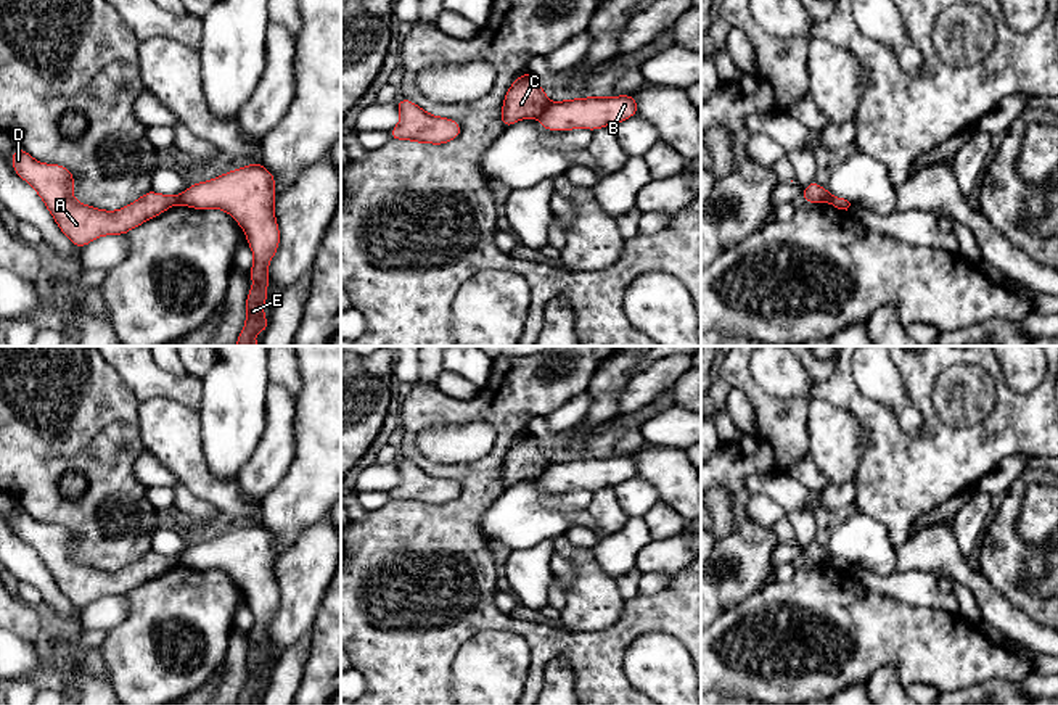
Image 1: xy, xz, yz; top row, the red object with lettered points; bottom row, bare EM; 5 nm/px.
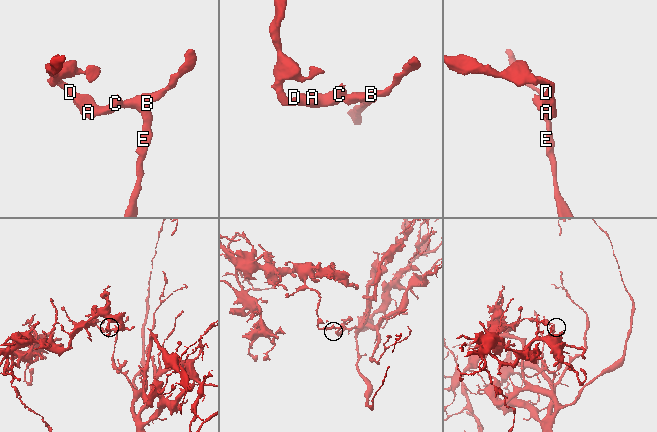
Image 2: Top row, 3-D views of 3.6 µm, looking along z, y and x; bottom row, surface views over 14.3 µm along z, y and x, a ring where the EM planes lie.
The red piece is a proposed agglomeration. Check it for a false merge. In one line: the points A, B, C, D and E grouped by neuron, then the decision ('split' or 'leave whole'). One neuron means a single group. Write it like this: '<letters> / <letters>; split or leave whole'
A C D / B E; split

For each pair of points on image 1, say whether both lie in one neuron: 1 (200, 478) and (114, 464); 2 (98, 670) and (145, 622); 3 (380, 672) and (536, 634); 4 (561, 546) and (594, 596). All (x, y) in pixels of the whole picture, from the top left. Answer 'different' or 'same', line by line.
1: different
2: different
3: same
4: same

